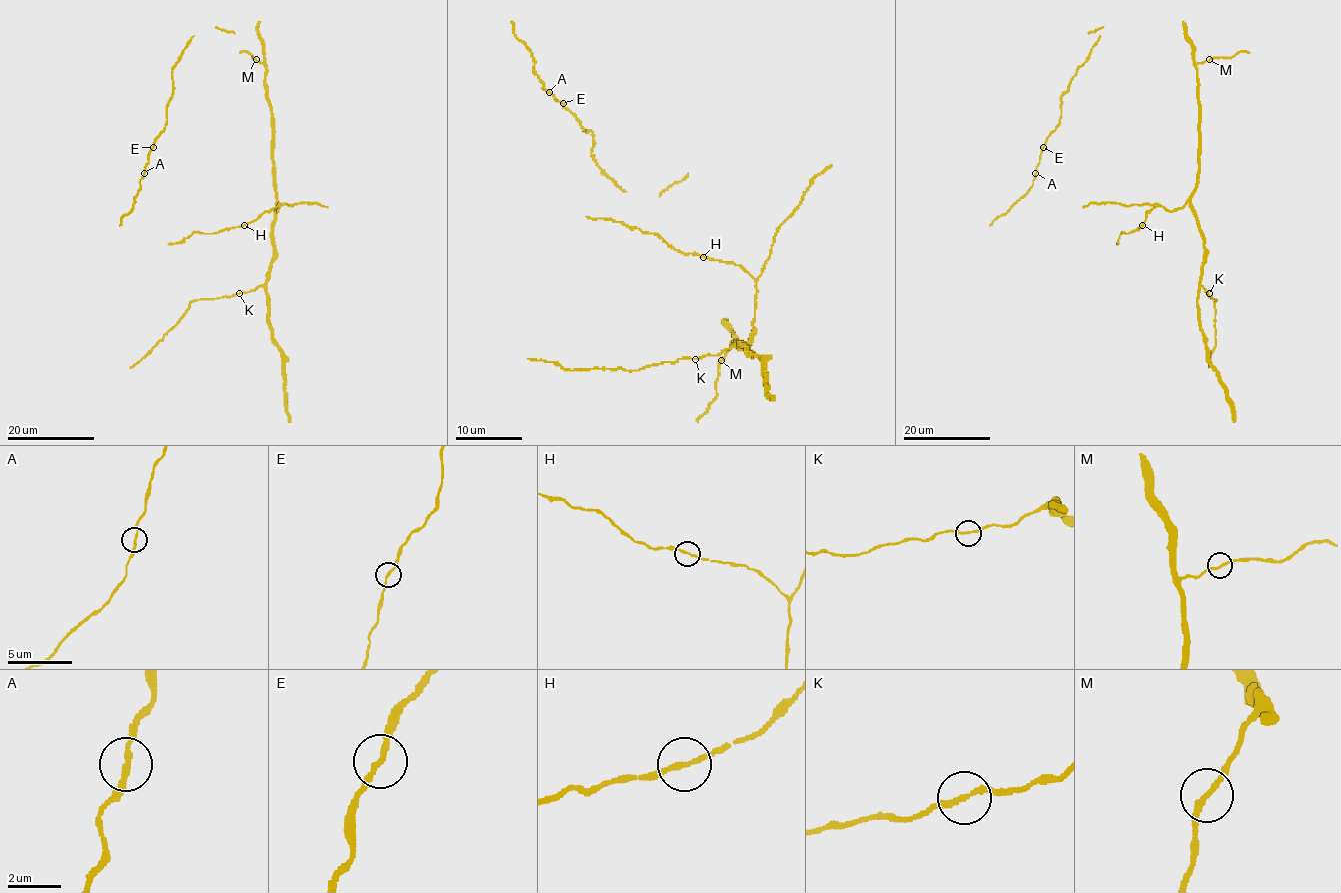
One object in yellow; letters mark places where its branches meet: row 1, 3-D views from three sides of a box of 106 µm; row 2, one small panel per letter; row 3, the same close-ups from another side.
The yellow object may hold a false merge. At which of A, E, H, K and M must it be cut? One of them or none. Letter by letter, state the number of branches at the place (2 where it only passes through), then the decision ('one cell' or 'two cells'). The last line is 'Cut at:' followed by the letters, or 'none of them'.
A: 2 branches meet; one cell
E: 2 branches meet; one cell
H: 2 branches meet; one cell
K: 2 branches meet; one cell
M: 2 branches meet; one cell
Cut at: none of them

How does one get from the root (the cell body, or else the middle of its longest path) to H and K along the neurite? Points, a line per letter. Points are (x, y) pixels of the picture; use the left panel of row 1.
H: (265, 70), (265, 98), (272, 113), (272, 163), (278, 210), (277, 205), (244, 225)
K: (265, 70), (277, 198), (274, 260), (263, 284), (238, 293)

